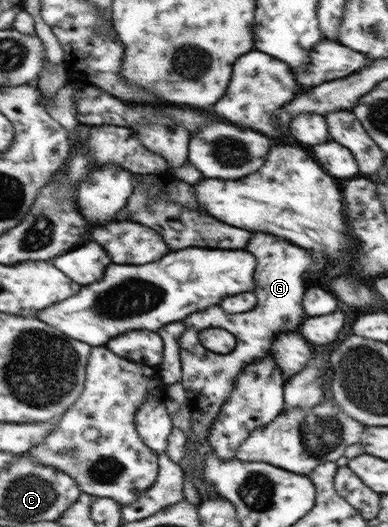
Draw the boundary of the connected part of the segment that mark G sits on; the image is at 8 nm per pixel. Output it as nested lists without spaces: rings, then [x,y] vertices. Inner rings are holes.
[[[254,231],[252,239],[248,241],[248,249],[256,259],[258,259],[258,269],[256,269],[256,295],[258,295],[258,305],[256,309],[247,312],[237,313],[238,317],[224,317],[224,310],[220,305],[212,305],[204,310],[188,315],[184,319],[186,331],[180,336],[180,355],[181,355],[181,385],[186,390],[188,407],[191,413],[191,429],[193,438],[187,437],[187,443],[195,442],[194,457],[189,458],[187,449],[184,458],[188,460],[192,470],[192,482],[200,494],[201,501],[216,500],[224,498],[218,495],[210,485],[202,481],[202,470],[204,470],[204,454],[212,452],[212,445],[208,441],[210,434],[210,424],[216,420],[216,415],[220,412],[220,406],[224,404],[232,394],[234,380],[242,372],[244,366],[260,360],[262,356],[270,354],[270,346],[274,336],[280,331],[294,331],[296,325],[302,323],[304,319],[303,297],[307,290],[306,271],[312,267],[311,255],[306,249],[289,243],[288,240],[270,233]],[[206,327],[221,327],[232,332],[235,337],[235,348],[227,354],[214,354],[210,350],[202,348],[198,332]]]

